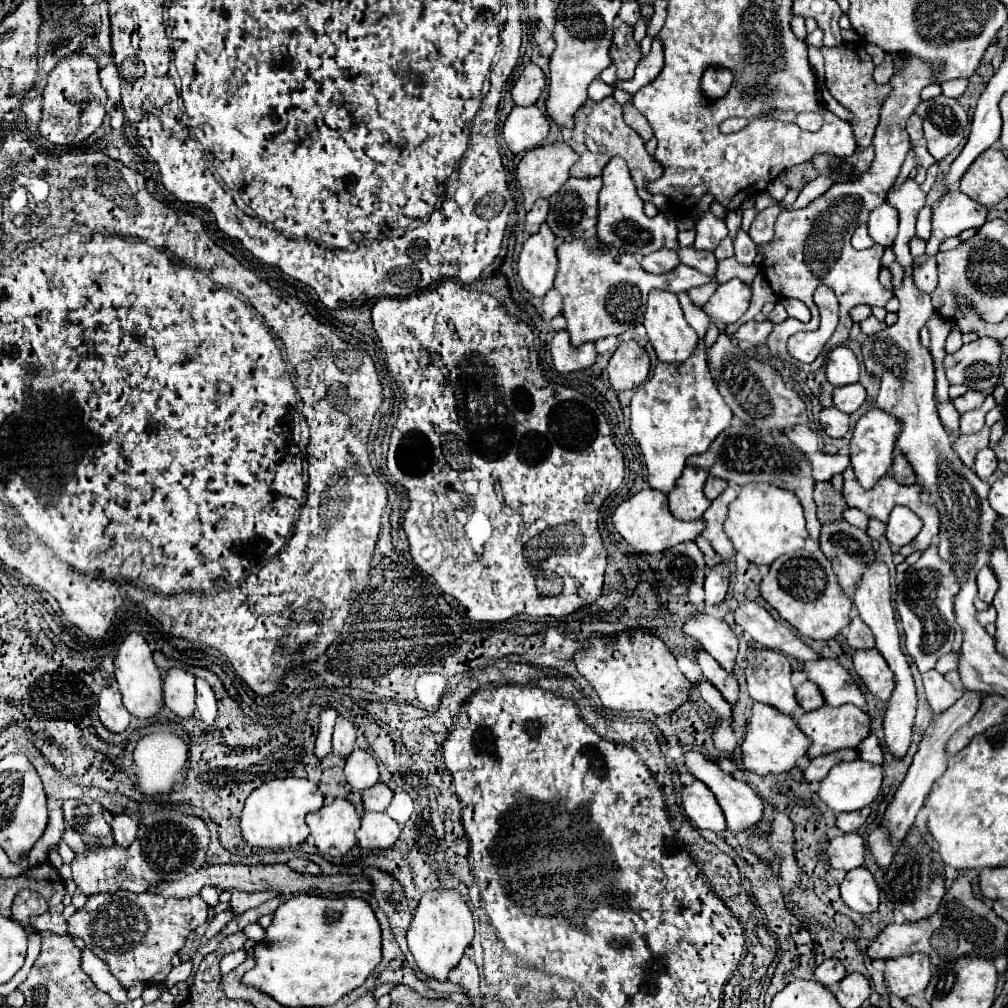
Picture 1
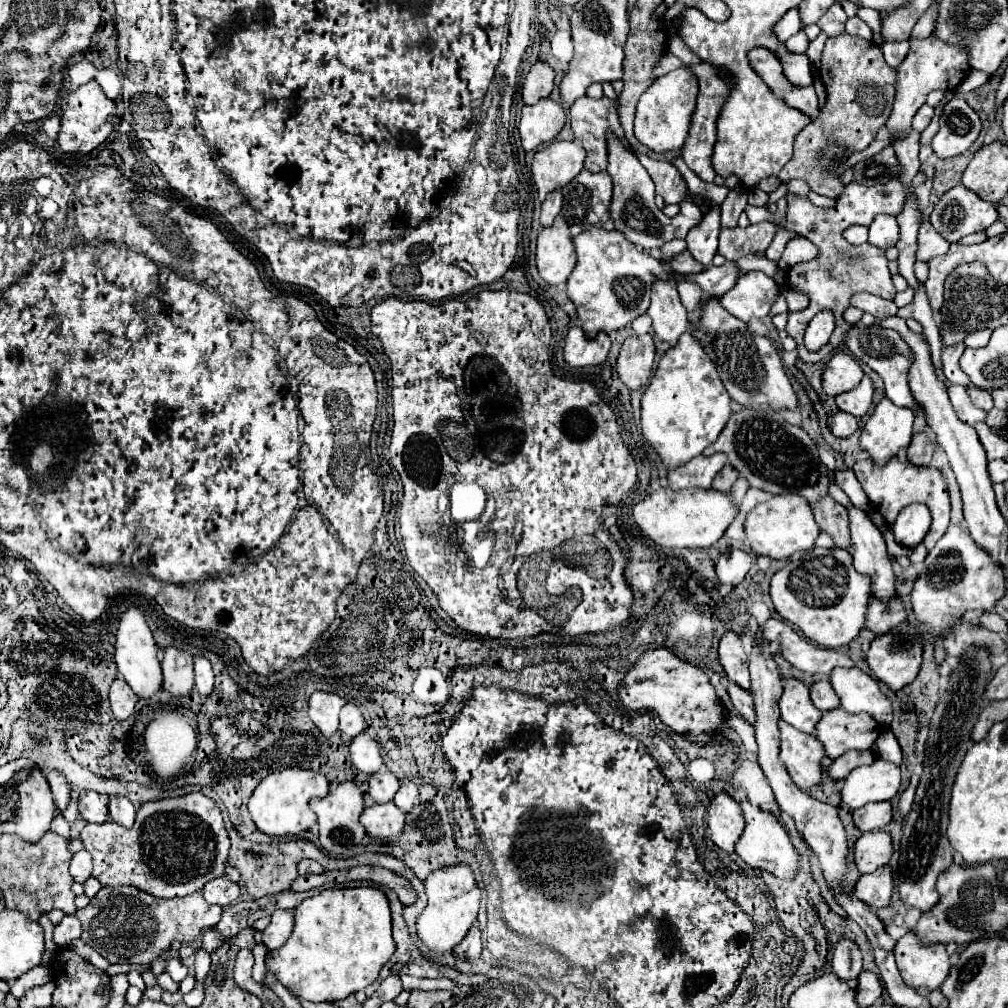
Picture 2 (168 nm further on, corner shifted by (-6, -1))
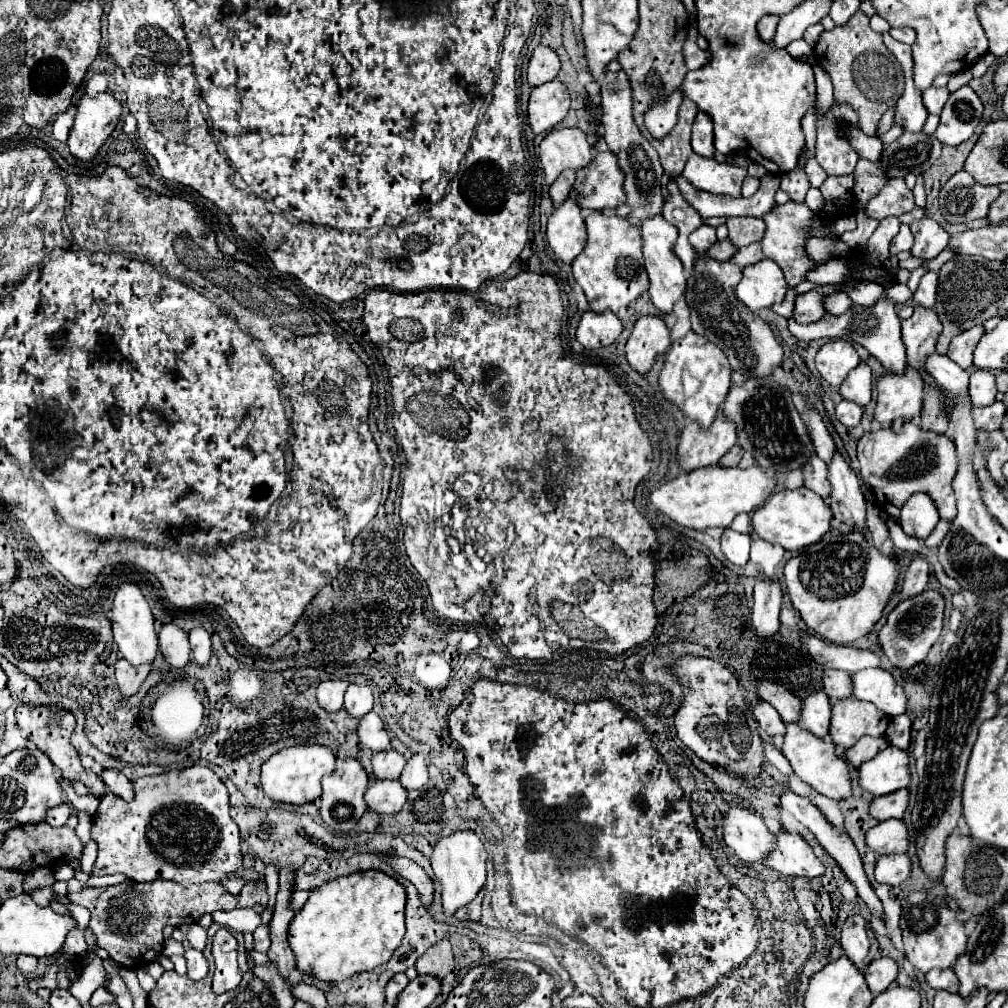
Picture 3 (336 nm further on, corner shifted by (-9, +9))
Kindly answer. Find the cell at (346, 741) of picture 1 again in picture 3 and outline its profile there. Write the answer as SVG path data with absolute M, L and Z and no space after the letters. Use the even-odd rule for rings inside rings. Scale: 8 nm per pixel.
M351 684L345 692L345 710L353 718L363 718L373 708L373 692L371 686Z

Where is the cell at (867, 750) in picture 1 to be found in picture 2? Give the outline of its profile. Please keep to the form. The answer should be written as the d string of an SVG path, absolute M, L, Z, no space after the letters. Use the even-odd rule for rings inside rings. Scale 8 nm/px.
M886 730L886 732L880 734L878 742L874 744L874 754L876 754L878 758L890 760L890 762L894 762L894 764L900 764L900 762L902 762L900 744L898 744L896 736L894 736L890 730Z

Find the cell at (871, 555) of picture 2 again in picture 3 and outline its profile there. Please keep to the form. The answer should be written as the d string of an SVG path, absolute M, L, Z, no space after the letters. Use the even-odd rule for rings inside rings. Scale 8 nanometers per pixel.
M837 452L829 464L829 482L833 484L831 492L831 510L837 520L847 526L857 526L863 532L867 530L867 506L865 496L859 488L857 474L849 468L843 456Z

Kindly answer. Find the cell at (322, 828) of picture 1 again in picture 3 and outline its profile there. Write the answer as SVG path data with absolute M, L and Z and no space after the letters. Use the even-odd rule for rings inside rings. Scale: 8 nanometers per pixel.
M345 758L337 760L335 770L321 780L323 784L323 794L321 794L321 818L327 828L331 828L335 834L349 834L361 816L367 812L367 804L363 800L365 788L367 788L367 772L365 768L355 760L355 758Z

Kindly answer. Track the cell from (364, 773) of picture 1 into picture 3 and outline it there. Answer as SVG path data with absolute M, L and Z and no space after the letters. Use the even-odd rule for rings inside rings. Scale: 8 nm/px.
M369 712L359 720L357 736L359 742L373 752L381 752L389 748L389 734L385 732L385 726L375 712Z

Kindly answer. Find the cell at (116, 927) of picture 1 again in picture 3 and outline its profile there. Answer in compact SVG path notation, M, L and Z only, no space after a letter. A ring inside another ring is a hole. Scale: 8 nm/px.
M125 880L121 884L107 886L105 890L89 888L77 894L67 894L67 898L73 904L85 906L91 912L89 928L97 936L97 944L107 950L117 964L125 968L139 968L159 958L163 946L163 928L167 924L195 924L203 914L237 908L237 896L229 894L219 882L181 886L167 880Z

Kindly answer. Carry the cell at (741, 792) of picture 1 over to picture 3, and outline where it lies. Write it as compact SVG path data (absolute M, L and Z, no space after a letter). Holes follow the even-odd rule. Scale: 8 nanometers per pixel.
M779 830L775 832L777 848L765 856L763 864L785 876L805 876L815 878L825 872L825 866L813 854L811 846L795 832Z

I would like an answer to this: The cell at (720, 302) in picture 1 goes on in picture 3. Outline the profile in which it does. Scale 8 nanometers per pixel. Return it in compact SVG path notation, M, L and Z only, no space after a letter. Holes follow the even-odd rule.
M765 258L743 268L743 280L737 284L735 294L747 308L751 308L751 312L757 312L781 302L787 288L781 268Z

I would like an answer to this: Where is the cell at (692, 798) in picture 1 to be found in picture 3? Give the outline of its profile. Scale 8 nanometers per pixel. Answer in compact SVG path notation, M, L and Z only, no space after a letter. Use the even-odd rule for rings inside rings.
M731 804L721 818L723 842L745 862L761 860L773 850L775 838L761 816L743 804Z

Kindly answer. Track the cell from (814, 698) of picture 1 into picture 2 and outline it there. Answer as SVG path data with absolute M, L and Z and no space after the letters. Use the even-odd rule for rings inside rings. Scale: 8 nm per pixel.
M822 680L822 682L816 682L812 684L810 688L810 694L812 694L812 702L818 710L826 712L826 710L834 710L840 706L840 698L836 696L832 684L828 680Z

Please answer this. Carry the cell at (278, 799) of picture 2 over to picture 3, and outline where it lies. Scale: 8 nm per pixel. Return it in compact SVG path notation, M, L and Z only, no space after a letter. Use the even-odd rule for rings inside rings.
M319 744L291 746L279 750L267 762L263 762L261 786L263 792L275 802L289 804L289 806L303 806L315 802L321 796L321 778L333 772L333 768L335 768L335 756L331 748Z

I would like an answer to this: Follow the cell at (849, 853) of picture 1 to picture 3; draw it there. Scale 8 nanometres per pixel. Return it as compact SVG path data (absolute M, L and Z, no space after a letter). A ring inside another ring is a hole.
M883 820L865 834L865 842L875 854L903 854L907 850L907 828L901 820Z

